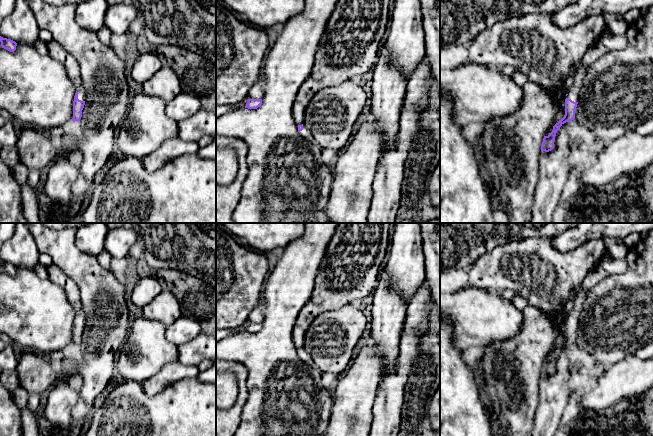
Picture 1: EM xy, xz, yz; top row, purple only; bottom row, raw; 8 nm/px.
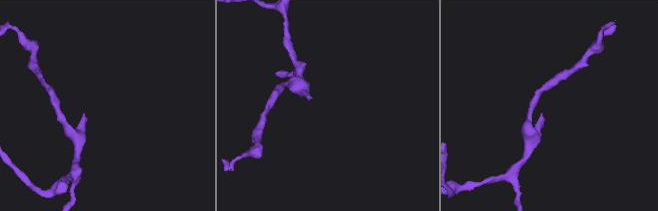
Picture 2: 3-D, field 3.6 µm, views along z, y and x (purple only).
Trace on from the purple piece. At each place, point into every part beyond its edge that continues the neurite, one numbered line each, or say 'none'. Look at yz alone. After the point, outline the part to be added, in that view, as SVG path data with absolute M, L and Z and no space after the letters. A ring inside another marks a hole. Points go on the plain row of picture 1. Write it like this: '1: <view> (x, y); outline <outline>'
1: yz (598, 273); outline M600 264L596 265L590 270L581 284L581 289L575 298L573 310L567 317L568 319L566 322L571 323L574 326L578 326L579 315L582 311L587 296L592 288L606 278L607 275L608 272Z

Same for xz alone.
1: xz (306, 357); outline M303 349L303 354L299 355L299 357L307 364L314 366L311 355Z

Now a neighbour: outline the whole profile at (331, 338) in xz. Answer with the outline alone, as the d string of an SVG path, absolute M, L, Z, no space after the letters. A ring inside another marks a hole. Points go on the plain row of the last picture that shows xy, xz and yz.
M350 303L346 304L339 309L324 312L313 320L304 335L303 349L311 355L314 366L321 372L343 375L354 358L353 354L357 342L367 334L368 327L368 315Z

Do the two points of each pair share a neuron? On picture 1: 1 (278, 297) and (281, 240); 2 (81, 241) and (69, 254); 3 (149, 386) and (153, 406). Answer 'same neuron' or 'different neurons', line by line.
1: different neurons
2: different neurons
3: different neurons

